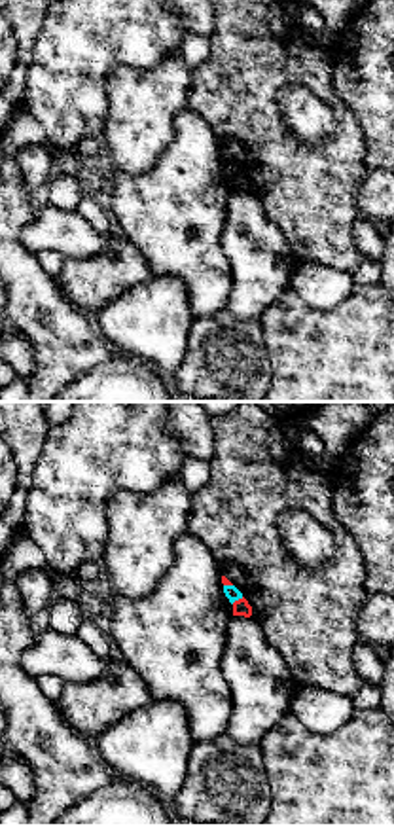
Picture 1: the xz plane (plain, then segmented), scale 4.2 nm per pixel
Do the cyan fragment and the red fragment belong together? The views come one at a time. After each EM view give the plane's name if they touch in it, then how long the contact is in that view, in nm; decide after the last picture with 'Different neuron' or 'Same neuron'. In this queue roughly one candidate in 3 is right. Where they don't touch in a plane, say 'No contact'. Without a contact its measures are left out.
Touches cyan in xz. Shared border 60 nm

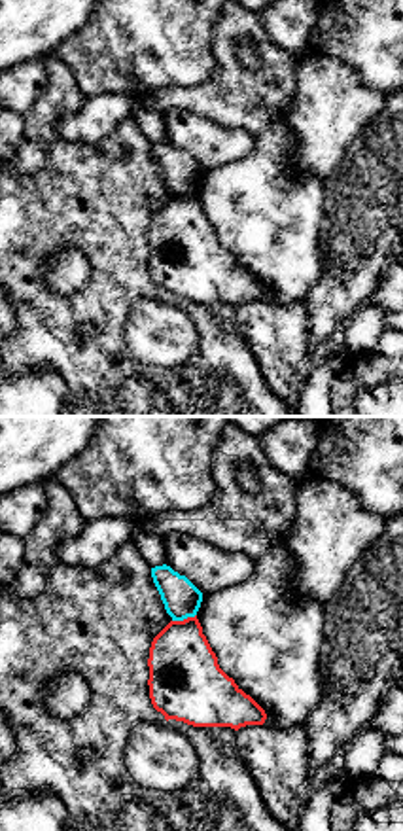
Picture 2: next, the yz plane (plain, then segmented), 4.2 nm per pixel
Touches cyan in yz. Shared border 110 nm

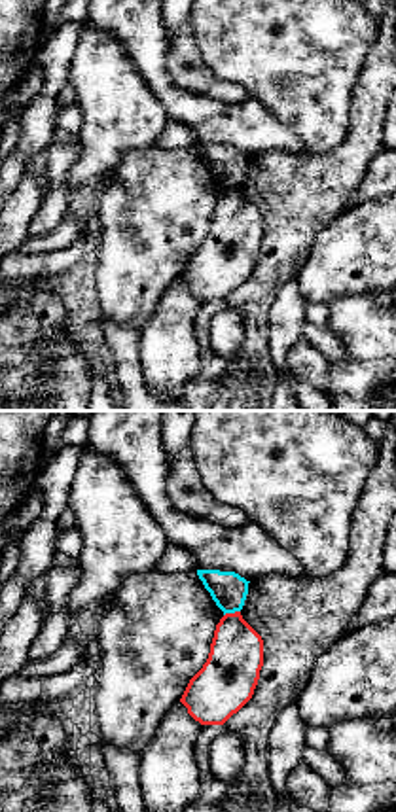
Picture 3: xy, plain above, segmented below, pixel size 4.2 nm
Touches cyan in xy. Shared border 80 nm

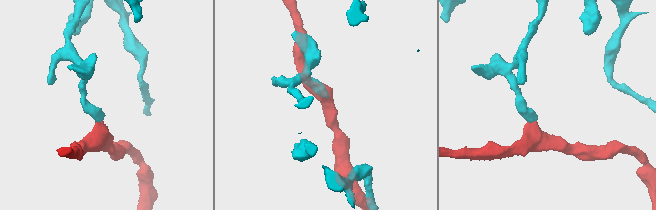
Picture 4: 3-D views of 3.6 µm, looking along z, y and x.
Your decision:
Different neuron

